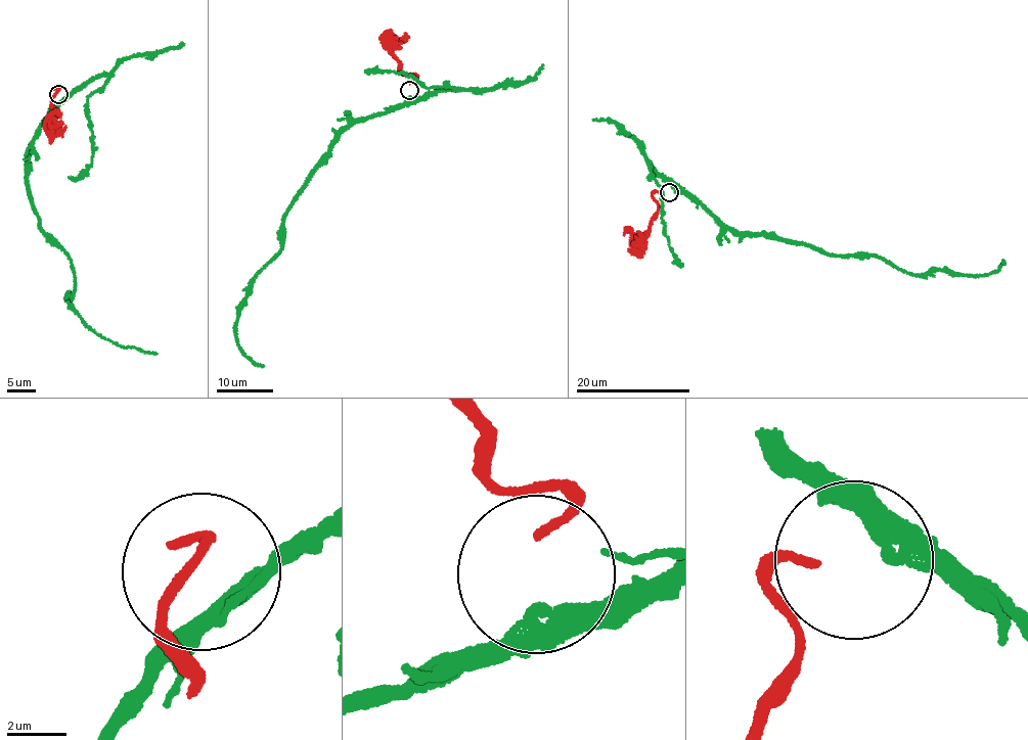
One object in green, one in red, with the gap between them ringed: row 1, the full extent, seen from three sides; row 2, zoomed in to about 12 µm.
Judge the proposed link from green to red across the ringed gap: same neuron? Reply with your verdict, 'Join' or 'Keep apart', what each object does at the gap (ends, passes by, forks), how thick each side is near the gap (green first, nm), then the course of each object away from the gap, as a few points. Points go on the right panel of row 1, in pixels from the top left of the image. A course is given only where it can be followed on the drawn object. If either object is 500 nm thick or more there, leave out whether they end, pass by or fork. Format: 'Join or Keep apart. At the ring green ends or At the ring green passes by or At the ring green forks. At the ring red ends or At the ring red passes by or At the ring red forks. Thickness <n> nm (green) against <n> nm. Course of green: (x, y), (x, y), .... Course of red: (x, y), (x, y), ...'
Keep apart. At the ring green ends. At the ring red ends. Thickness 480 nm (green) against 280 nm. Course of green: (674, 191), (733, 230), (766, 232), (847, 257), (873, 253), (912, 276), (950, 270), (993, 273), (1002, 260). Course of red: (663, 192), (653, 194), (657, 216), (651, 221), (646, 232), (630, 230), (624, 235)

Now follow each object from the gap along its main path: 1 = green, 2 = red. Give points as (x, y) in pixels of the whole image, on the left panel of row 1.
1: (64, 98), (48, 108), (29, 159), (41, 229), (71, 260), (66, 296), (85, 324), (157, 353)
2: (53, 89), (58, 89), (51, 99), (56, 119), (50, 121), (54, 113), (61, 119)

